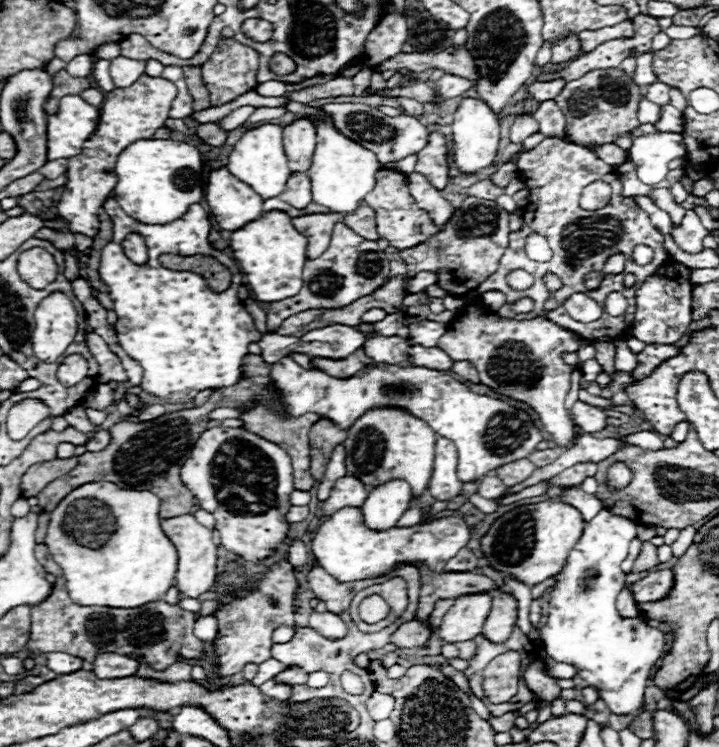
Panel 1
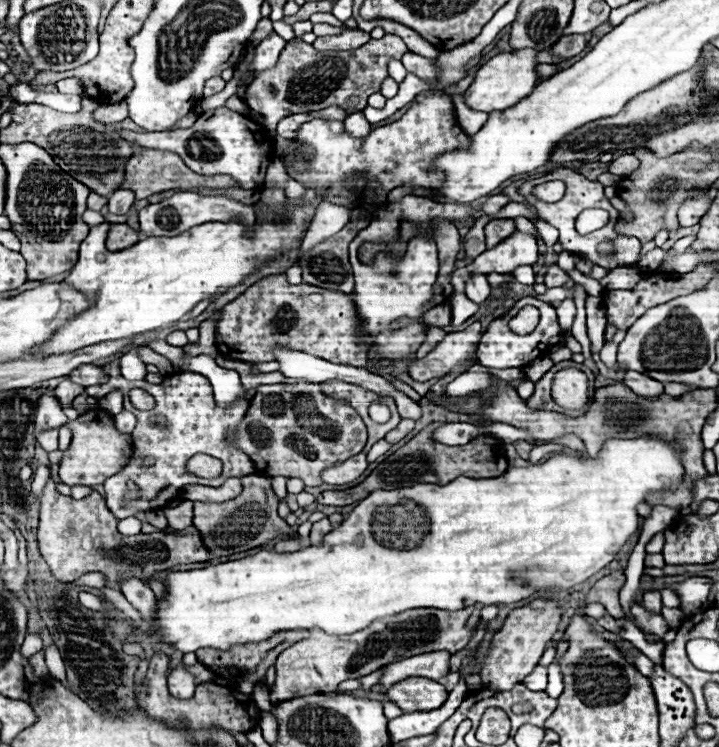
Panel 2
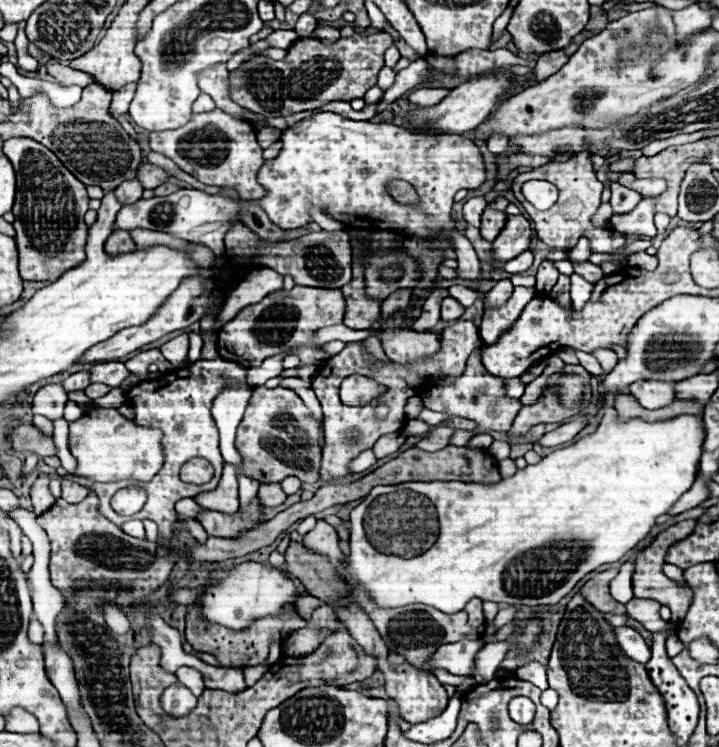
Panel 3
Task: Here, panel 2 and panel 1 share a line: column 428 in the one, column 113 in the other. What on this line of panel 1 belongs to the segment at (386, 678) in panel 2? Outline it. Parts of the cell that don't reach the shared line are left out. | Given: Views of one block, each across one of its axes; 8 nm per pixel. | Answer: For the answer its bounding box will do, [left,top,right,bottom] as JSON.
[92,652,138,678]

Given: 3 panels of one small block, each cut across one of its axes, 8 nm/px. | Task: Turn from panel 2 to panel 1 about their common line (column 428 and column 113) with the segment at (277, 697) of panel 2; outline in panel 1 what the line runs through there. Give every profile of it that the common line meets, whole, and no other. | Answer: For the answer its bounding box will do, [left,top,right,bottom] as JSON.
[26,544,206,670]

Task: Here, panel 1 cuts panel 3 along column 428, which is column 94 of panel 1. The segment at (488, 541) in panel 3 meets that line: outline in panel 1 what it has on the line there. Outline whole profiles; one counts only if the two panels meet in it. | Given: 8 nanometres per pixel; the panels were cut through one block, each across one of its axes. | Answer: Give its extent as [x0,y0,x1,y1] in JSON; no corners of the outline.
[46,482,178,608]

